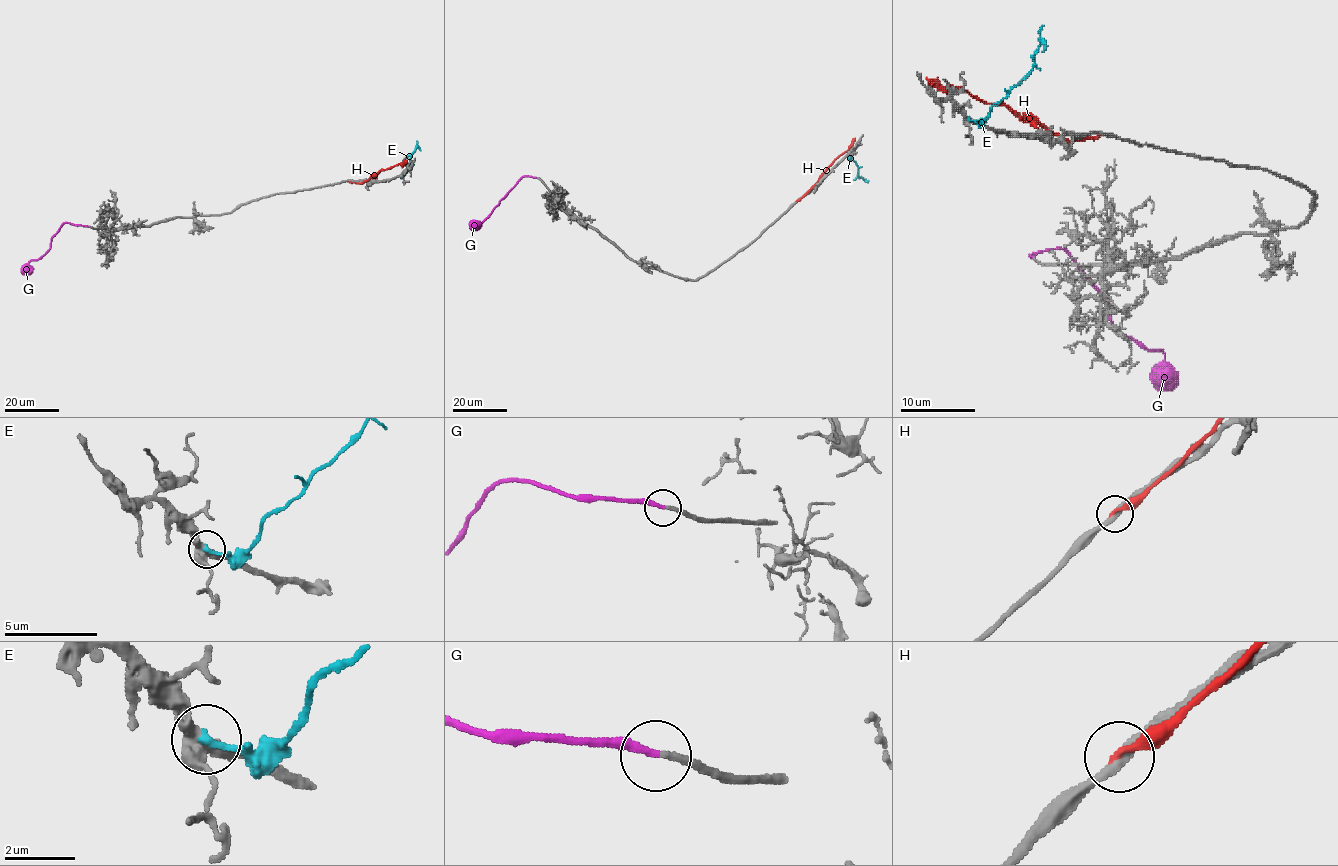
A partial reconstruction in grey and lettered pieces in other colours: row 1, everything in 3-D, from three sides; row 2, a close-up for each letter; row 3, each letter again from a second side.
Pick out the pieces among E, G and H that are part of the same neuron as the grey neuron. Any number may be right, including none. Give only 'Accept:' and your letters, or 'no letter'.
Accept: no letter

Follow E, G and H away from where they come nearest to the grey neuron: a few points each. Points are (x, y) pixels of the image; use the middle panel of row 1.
E: (850, 154), (858, 167), (858, 177), (865, 181)
G: (536, 177), (523, 176), (481, 223), (471, 224)
H: (796, 201), (832, 162), (848, 150), (855, 138)

